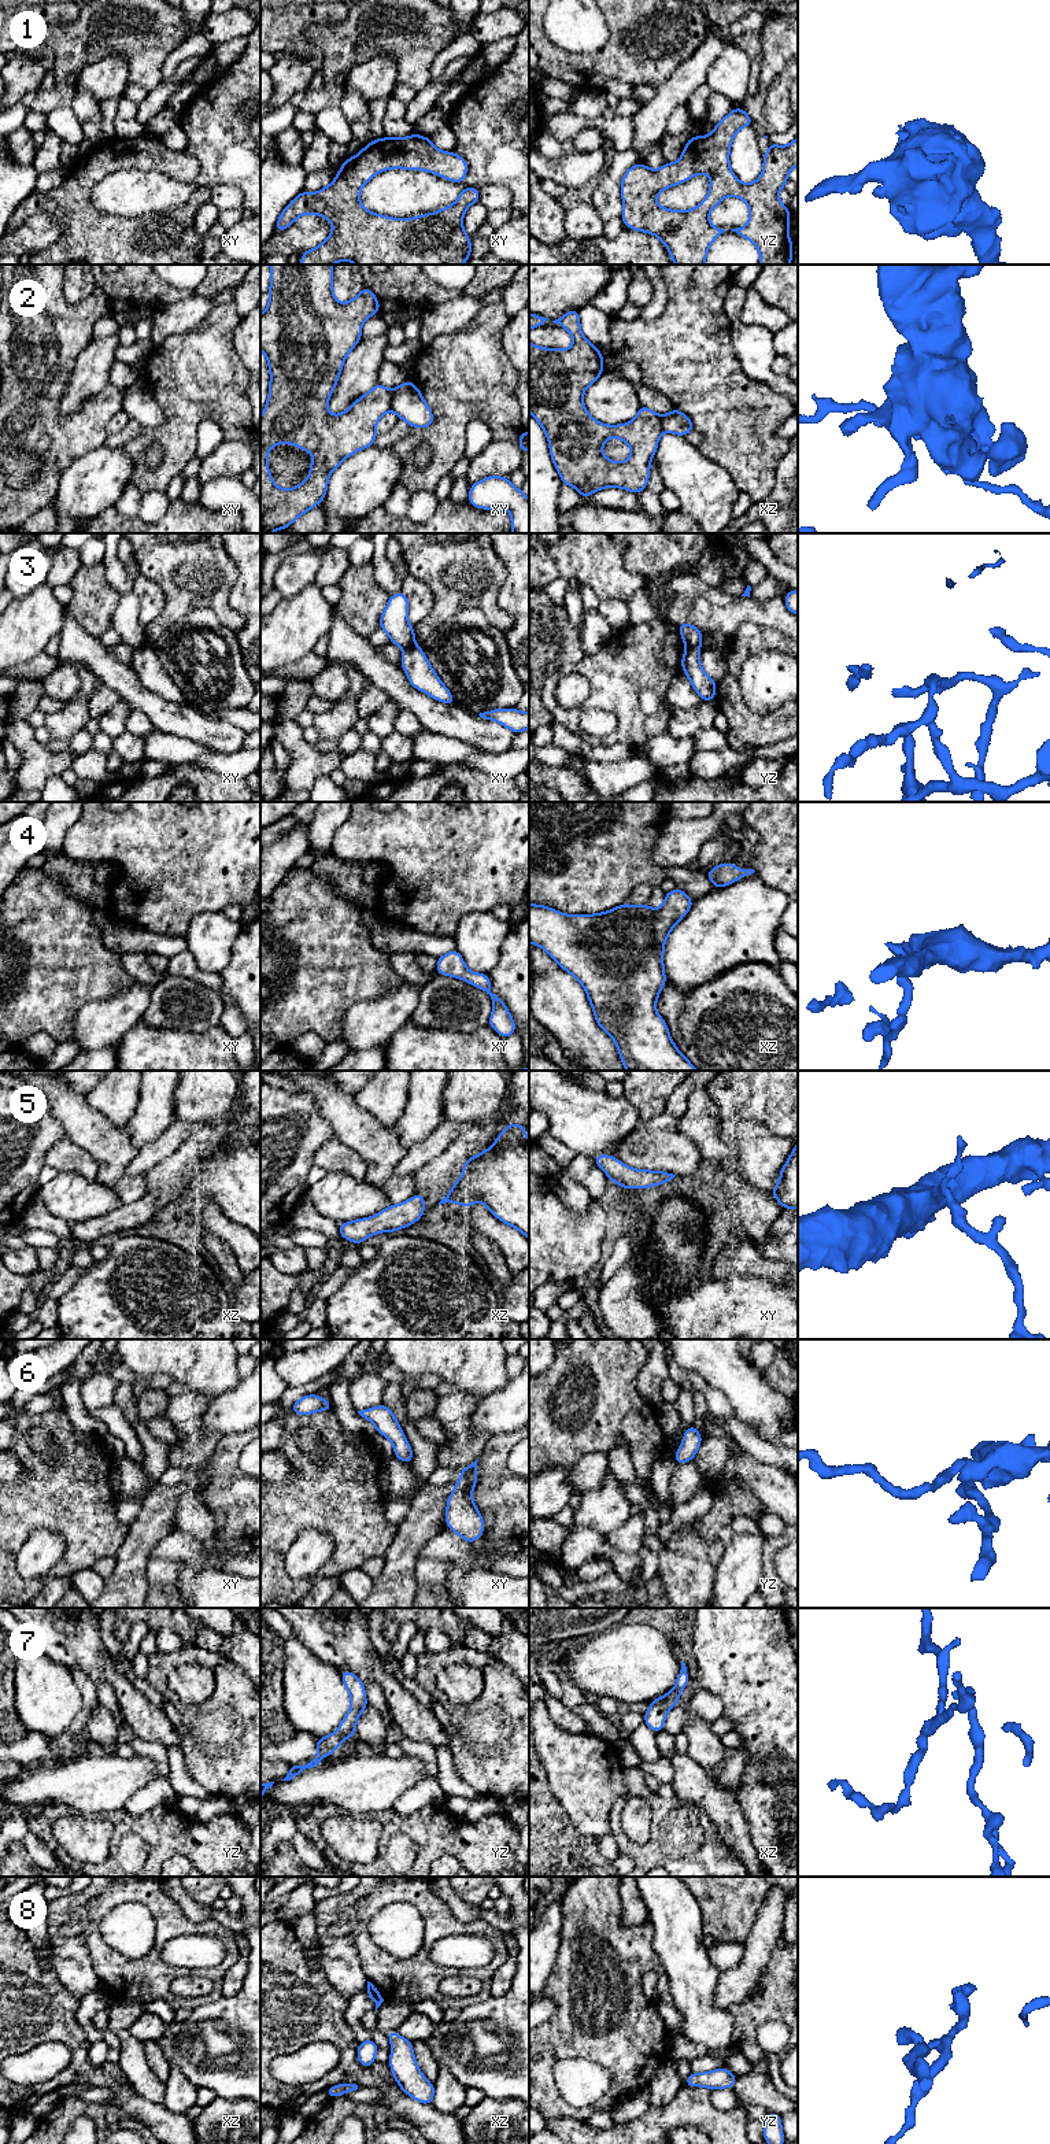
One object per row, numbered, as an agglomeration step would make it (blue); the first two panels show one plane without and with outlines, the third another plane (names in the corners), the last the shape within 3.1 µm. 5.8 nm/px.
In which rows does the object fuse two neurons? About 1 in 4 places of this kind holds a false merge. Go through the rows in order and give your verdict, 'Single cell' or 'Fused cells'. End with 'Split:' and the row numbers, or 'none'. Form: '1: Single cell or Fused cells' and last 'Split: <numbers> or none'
1: Single cell
2: Fused cells
3: Fused cells
4: Single cell
5: Single cell
6: Single cell
7: Single cell
8: Single cell
Split: 2, 3

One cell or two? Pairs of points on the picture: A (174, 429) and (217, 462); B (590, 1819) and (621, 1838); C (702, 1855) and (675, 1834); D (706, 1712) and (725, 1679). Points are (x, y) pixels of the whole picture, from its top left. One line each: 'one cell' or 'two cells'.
A: two cells
B: two cells
C: one cell
D: two cells

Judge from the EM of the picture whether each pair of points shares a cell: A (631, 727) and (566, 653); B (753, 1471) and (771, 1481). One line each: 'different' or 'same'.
A: different
B: same

